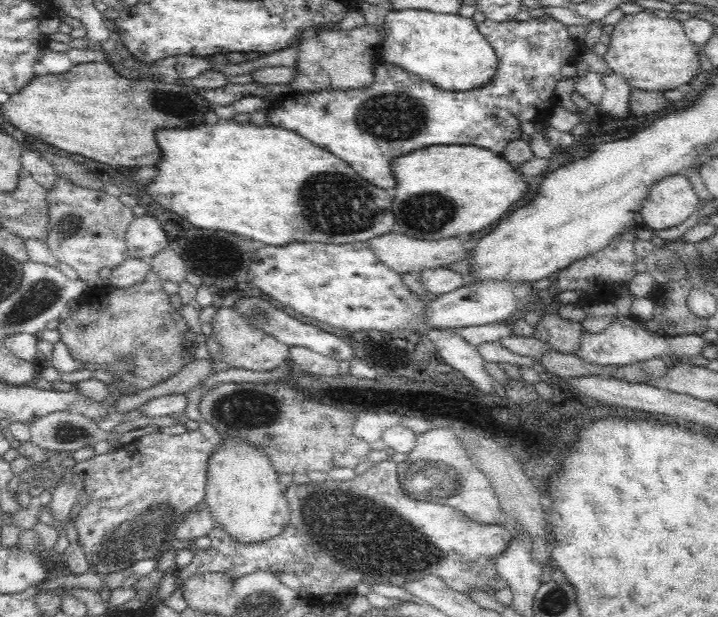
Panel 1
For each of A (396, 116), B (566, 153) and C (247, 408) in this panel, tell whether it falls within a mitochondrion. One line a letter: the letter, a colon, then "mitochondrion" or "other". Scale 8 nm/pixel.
A: mitochondrion
B: other
C: mitochondrion

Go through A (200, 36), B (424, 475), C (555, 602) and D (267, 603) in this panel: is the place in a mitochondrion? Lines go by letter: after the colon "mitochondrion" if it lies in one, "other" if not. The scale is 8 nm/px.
A: other
B: mitochondrion
C: mitochondrion
D: mitochondrion

